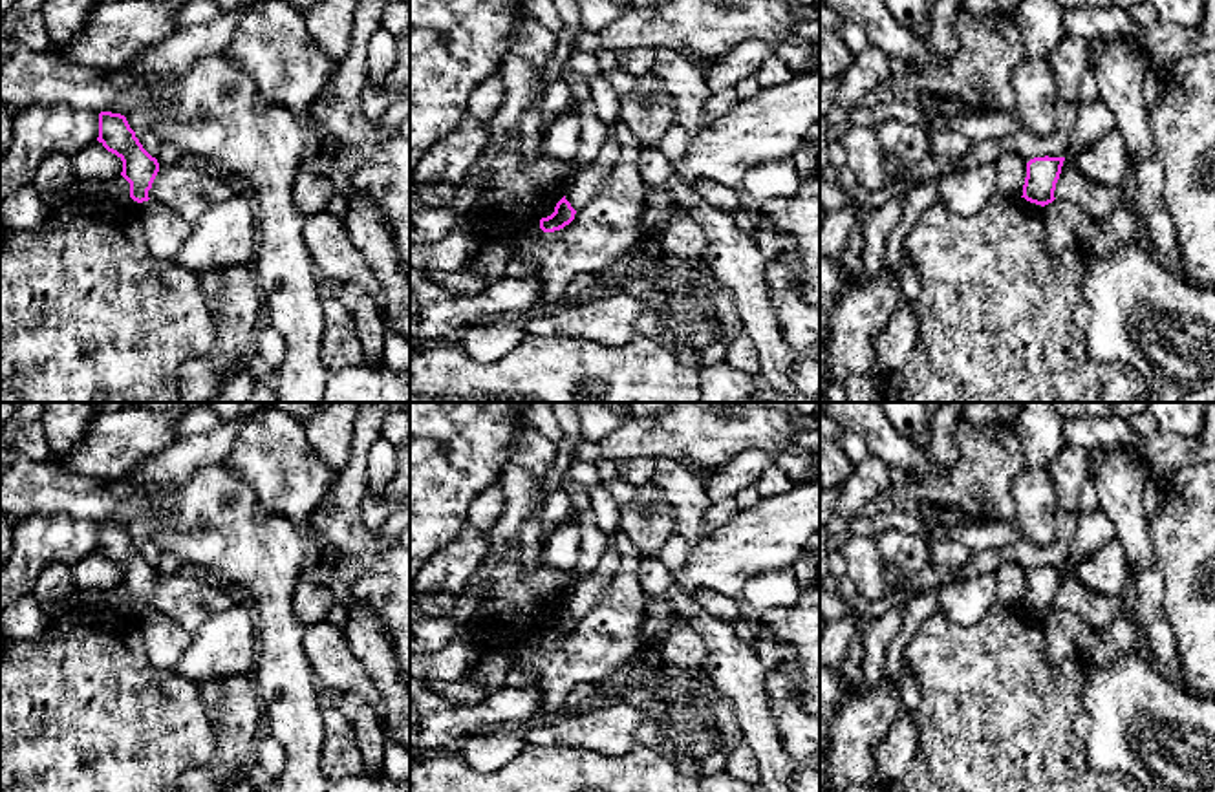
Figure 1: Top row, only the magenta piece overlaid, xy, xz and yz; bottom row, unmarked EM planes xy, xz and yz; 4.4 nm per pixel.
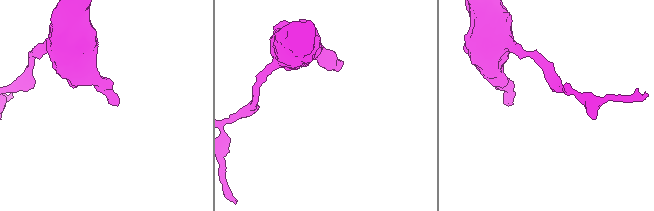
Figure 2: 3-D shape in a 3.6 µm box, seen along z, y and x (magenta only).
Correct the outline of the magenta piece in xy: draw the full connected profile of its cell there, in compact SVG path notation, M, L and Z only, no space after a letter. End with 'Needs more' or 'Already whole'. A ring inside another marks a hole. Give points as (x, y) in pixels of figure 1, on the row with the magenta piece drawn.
M101 112L97 141L123 161L121 176L130 183L130 198L137 203L148 201L159 163L143 148L126 117Z. Already whole

